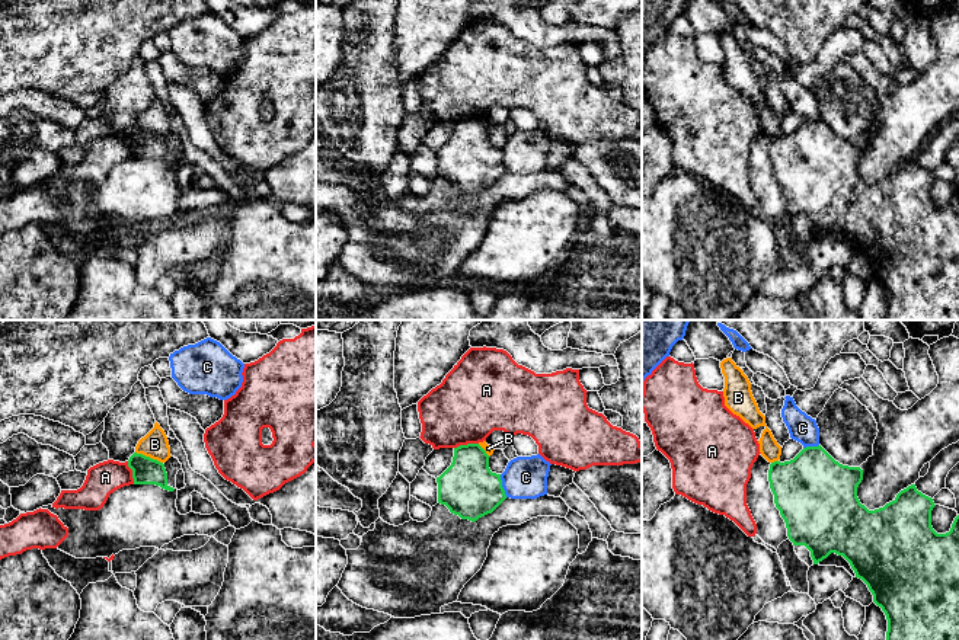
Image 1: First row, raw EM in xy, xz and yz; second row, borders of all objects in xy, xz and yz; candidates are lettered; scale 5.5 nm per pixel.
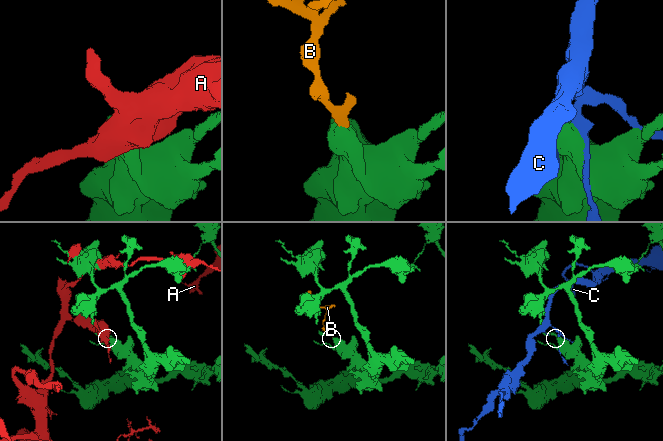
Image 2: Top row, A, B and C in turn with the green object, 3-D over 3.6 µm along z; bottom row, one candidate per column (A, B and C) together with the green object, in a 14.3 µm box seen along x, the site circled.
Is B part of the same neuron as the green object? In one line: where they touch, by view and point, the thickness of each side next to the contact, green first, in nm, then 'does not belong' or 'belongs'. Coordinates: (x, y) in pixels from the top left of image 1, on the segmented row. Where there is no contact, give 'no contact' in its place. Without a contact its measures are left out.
xy (149, 457) | 150/150 nm | does not belong

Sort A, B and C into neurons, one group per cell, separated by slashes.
A / B / C

